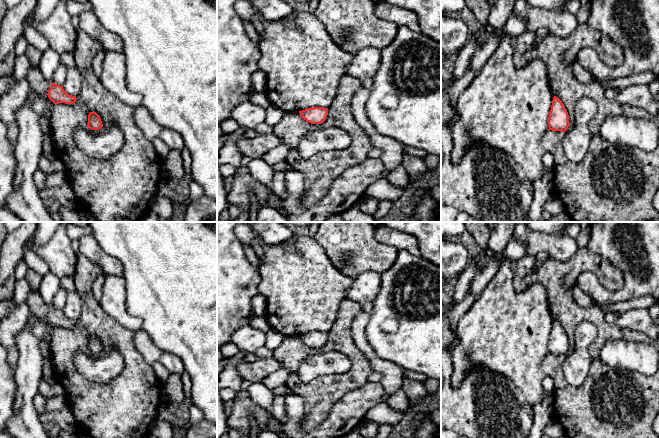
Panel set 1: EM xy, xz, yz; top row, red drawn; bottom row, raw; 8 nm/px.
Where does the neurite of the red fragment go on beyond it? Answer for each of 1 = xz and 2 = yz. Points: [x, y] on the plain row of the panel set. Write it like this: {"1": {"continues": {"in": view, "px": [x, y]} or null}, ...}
{"1": {"continues": null}, "2": {"continues": null}}

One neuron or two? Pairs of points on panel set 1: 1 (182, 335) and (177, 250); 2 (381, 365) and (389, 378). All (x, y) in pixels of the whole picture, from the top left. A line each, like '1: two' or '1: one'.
1: one
2: one

